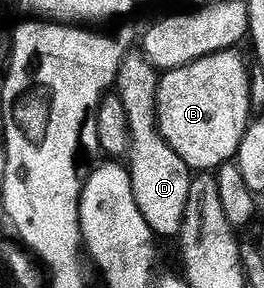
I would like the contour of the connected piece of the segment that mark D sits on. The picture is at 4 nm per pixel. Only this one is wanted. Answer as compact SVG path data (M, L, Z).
M139 52L126 53L117 69L116 93L128 118L129 148L127 169L135 202L148 226L158 237L178 235L185 218L193 172L187 163L165 142L157 130L156 100L158 73Z

